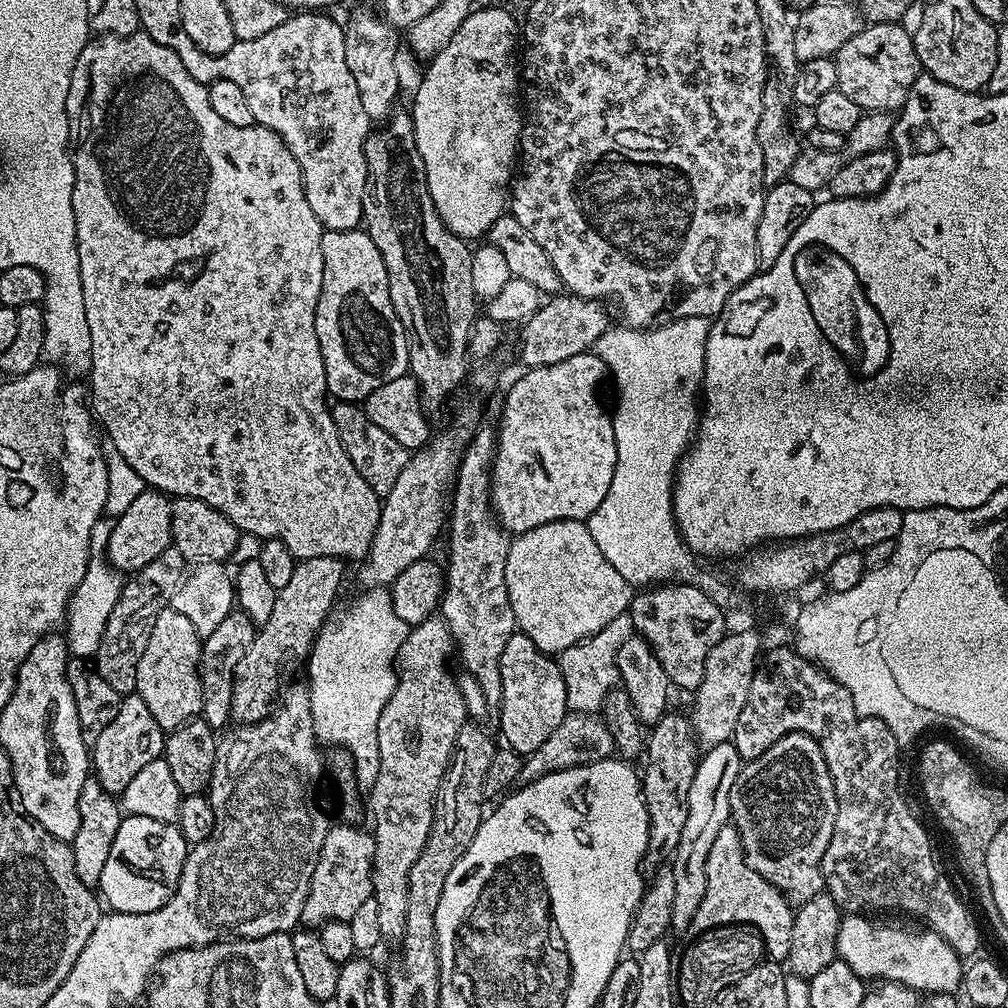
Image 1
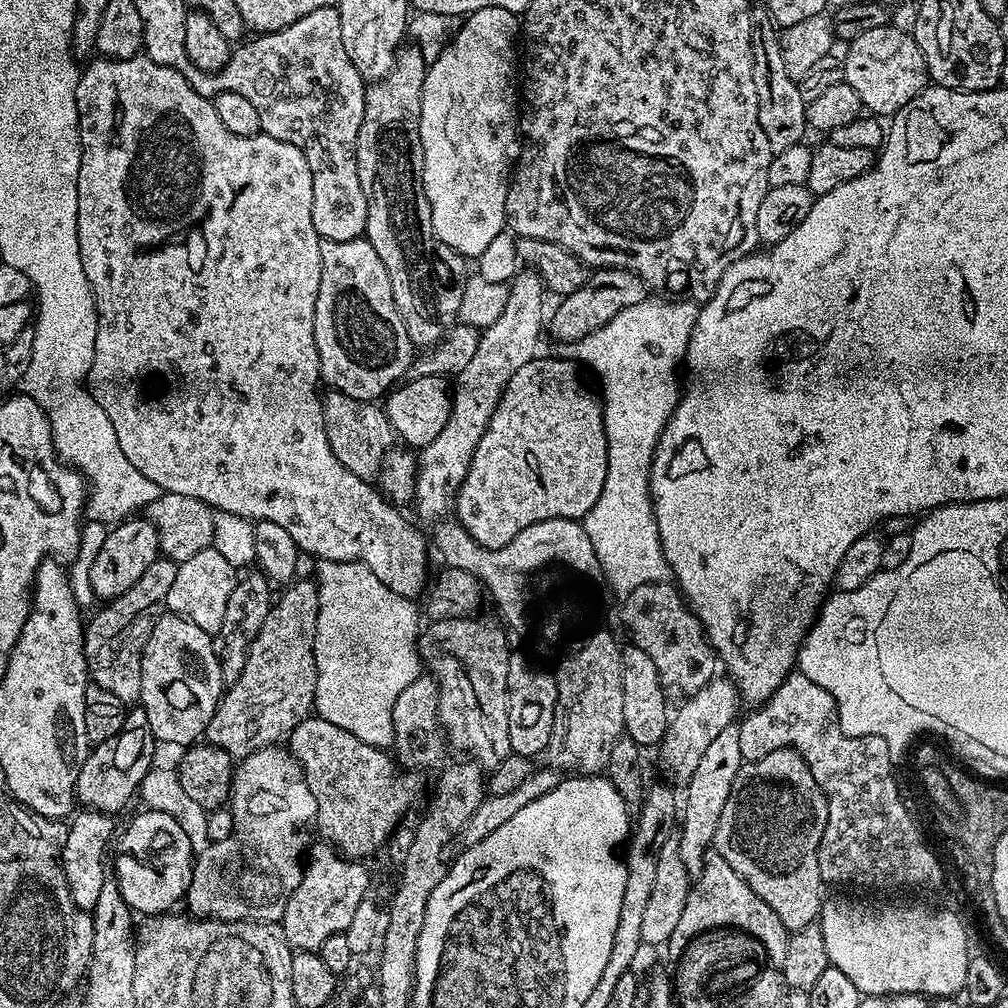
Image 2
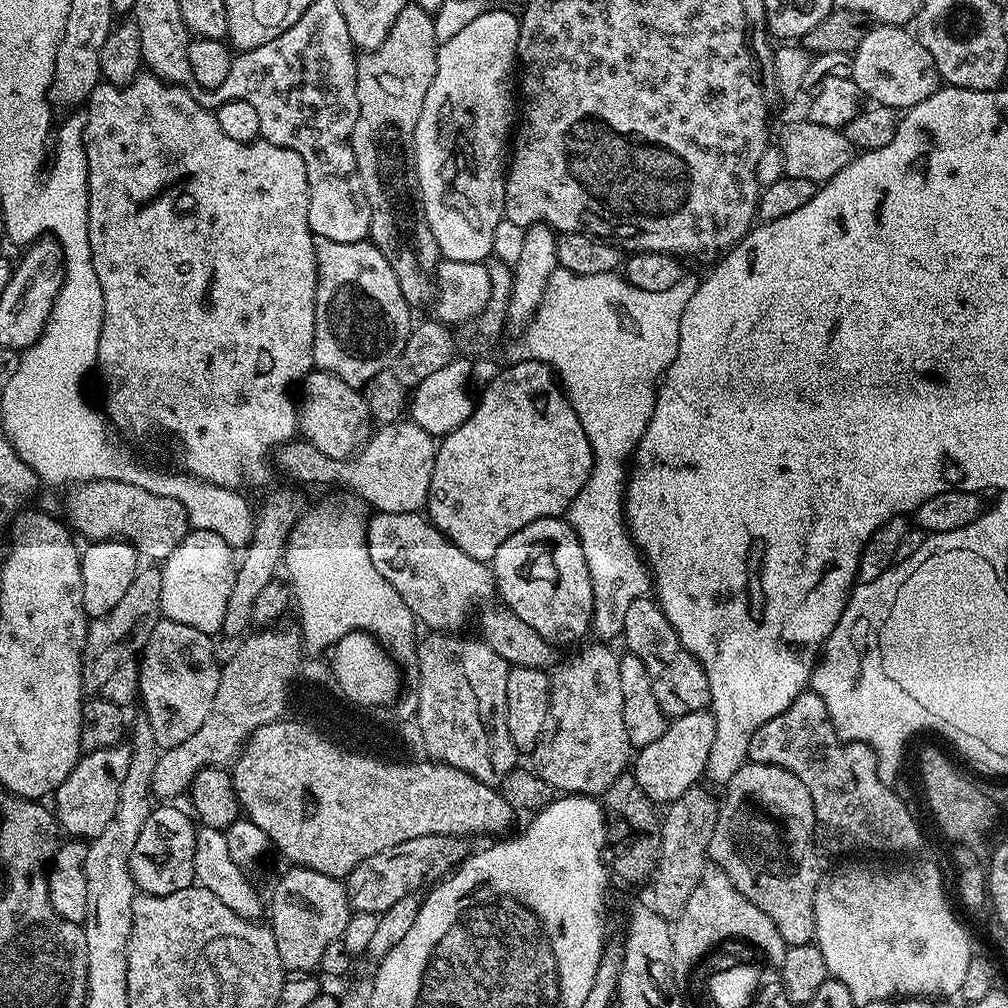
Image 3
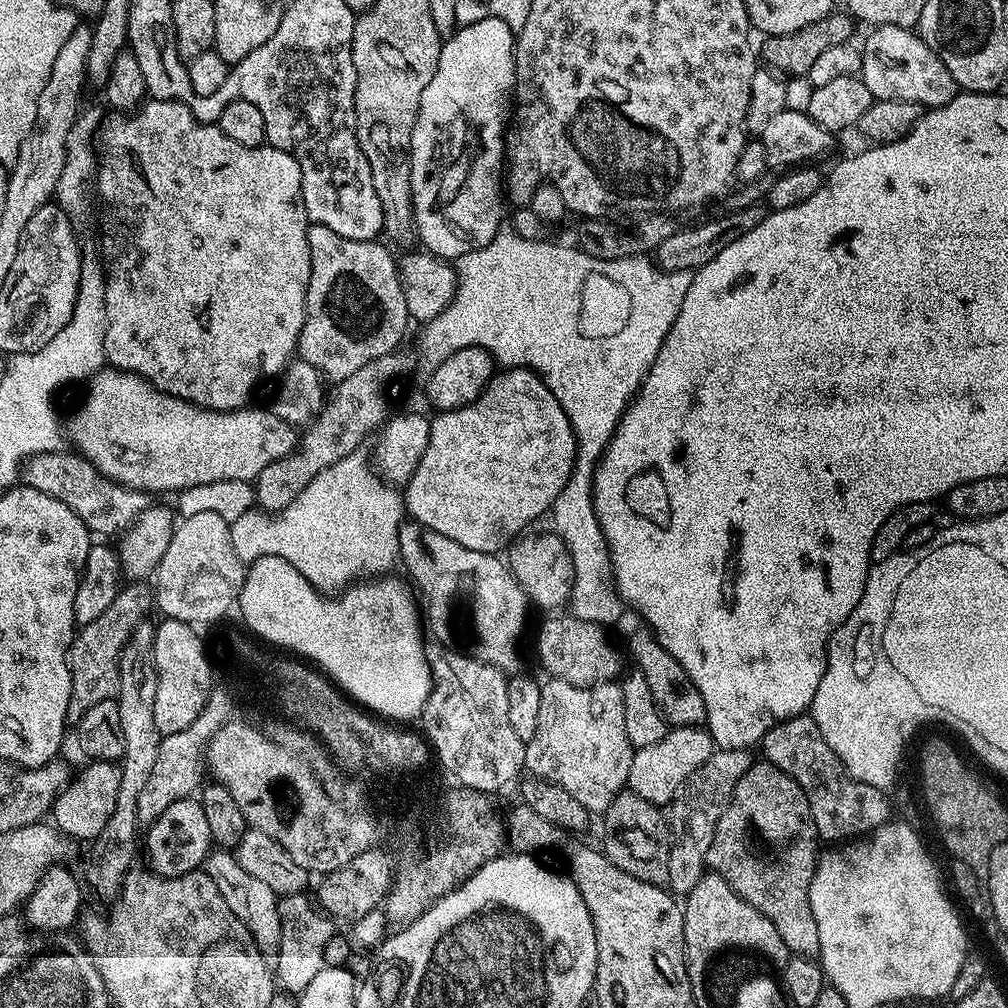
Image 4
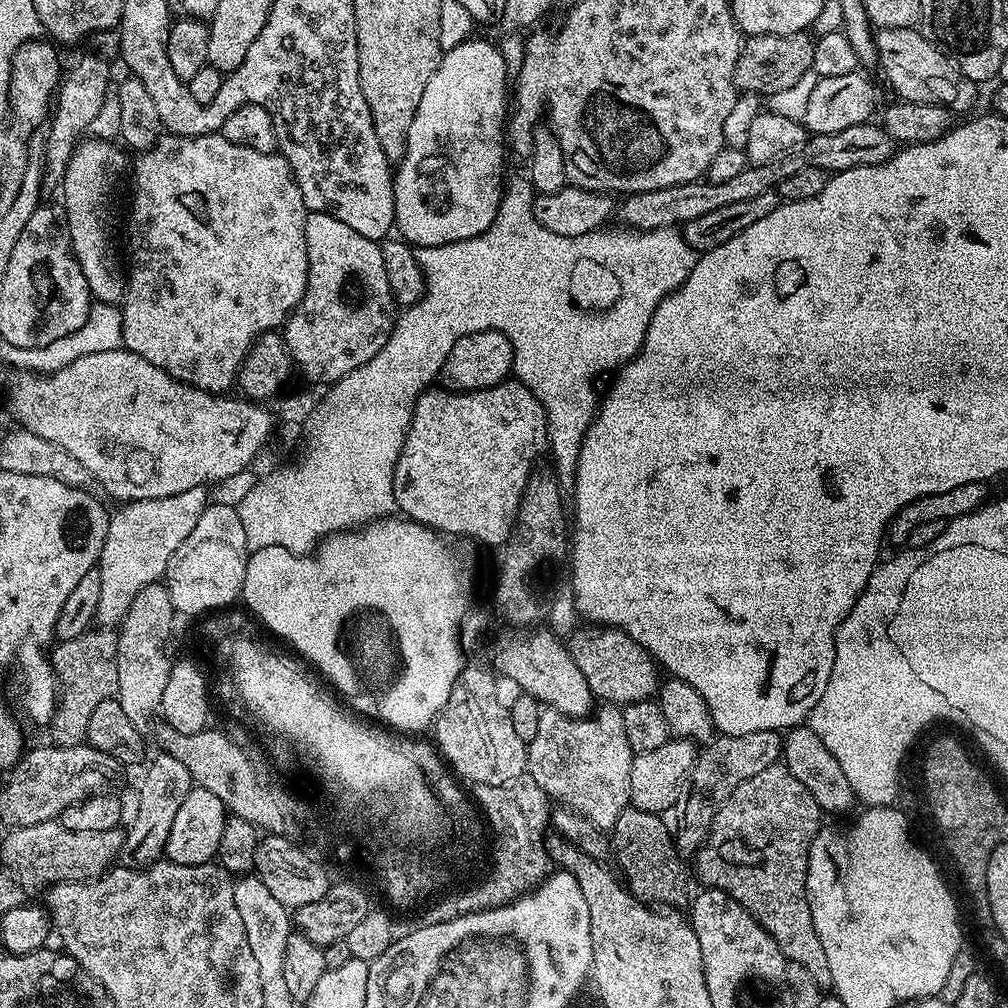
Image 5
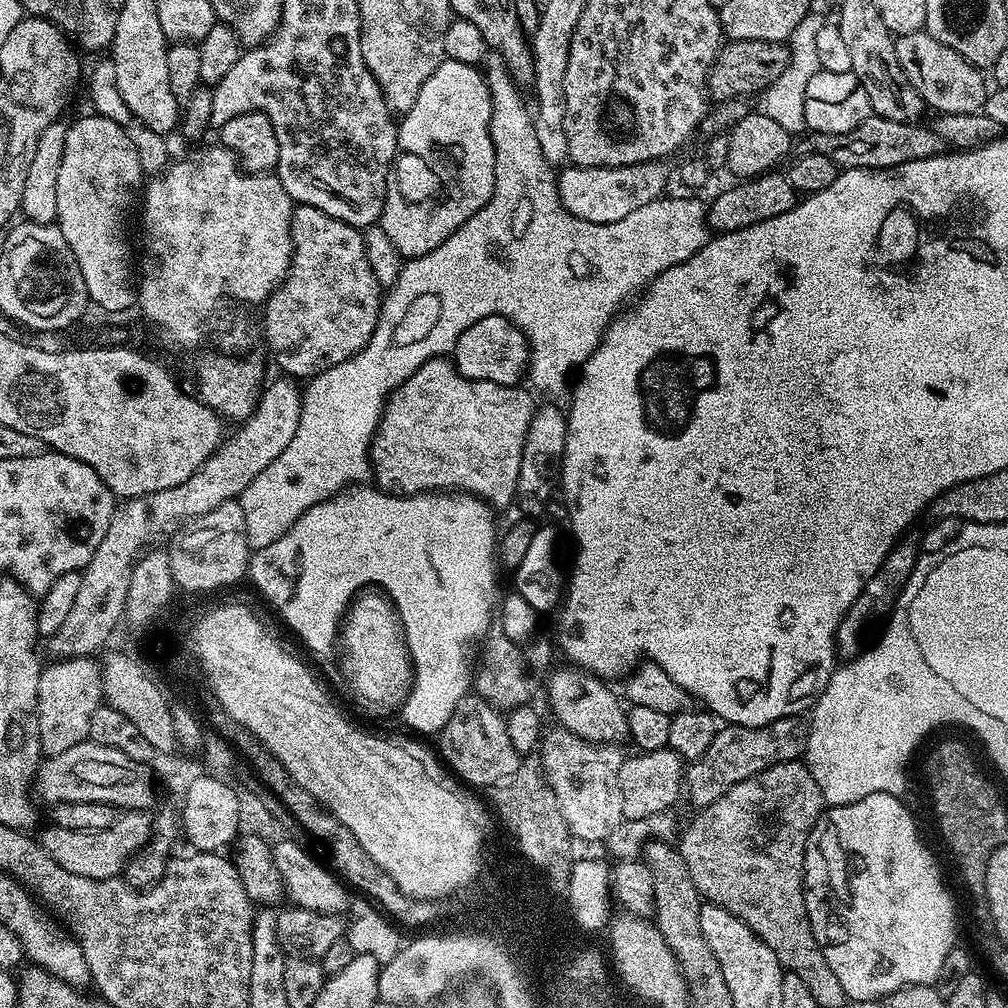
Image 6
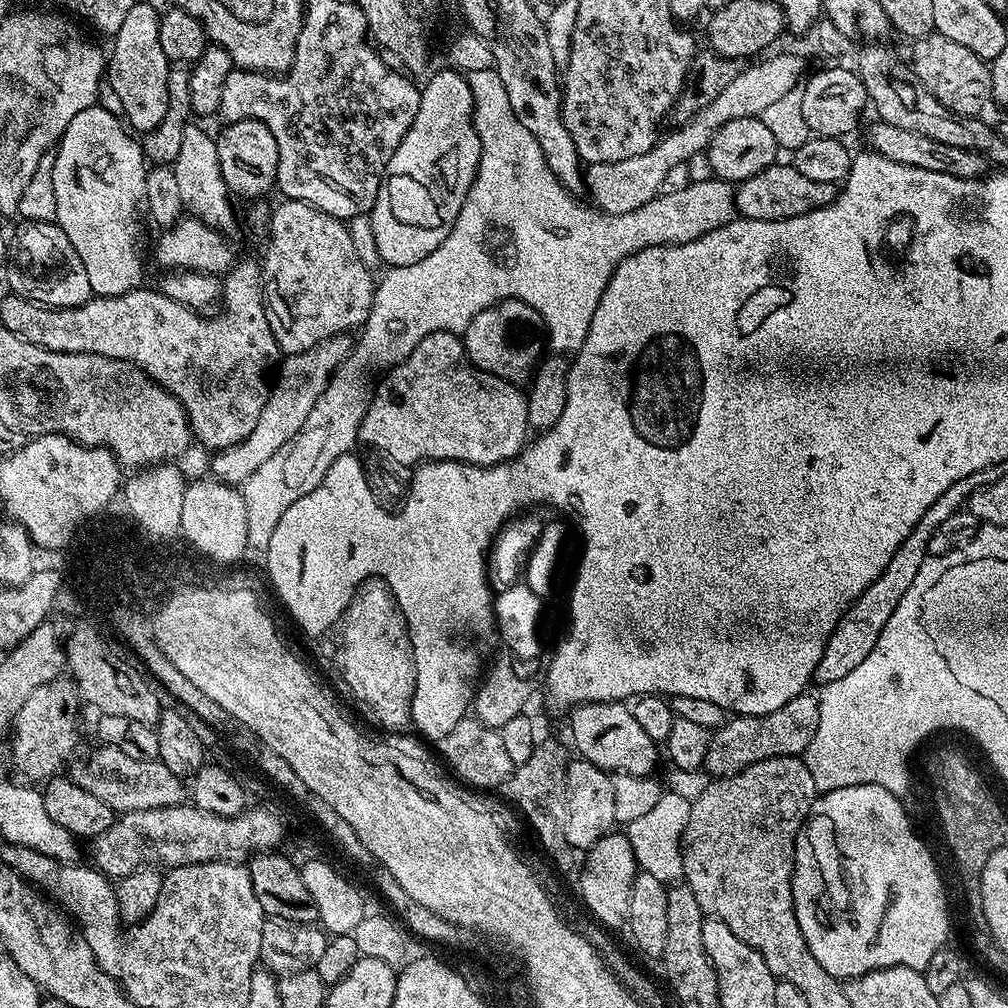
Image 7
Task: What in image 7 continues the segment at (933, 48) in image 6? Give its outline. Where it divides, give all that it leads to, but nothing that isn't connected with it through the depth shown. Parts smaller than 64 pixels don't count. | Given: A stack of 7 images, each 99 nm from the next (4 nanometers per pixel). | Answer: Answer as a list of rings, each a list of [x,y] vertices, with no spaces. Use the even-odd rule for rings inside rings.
[[[935,30],[915,41],[911,47],[910,71],[913,77],[923,88],[930,90],[942,106],[954,110],[959,116],[979,117],[983,113],[980,111],[993,103],[992,69],[986,61],[978,58],[978,54]]]

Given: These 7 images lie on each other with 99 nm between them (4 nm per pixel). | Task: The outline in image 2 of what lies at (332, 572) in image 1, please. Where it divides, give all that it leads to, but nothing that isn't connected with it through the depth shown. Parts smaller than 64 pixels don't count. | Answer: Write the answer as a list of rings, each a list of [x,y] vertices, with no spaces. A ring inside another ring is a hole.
[[[296,578],[291,581],[283,590],[284,593],[275,597],[272,609],[266,614],[266,622],[262,622],[262,626],[258,630],[258,634],[254,638],[254,642],[250,646],[250,650],[246,654],[246,666],[242,666],[242,674],[238,674],[238,678],[231,681],[227,685],[226,691],[220,698],[220,705],[214,710],[214,718],[210,718],[210,726],[206,733],[207,743],[218,746],[222,750],[226,750],[237,761],[246,759],[250,754],[254,754],[263,748],[273,747],[277,742],[283,741],[301,722],[308,719],[313,711],[316,703],[316,659],[314,658],[314,638],[316,637],[316,627],[318,626],[318,590],[316,589],[315,579],[301,580]]]

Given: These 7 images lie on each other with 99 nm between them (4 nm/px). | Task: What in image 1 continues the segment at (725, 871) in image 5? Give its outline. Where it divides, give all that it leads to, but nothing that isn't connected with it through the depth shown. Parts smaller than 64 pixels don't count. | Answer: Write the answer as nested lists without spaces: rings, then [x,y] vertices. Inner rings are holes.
[[[801,732],[777,736],[774,746],[770,746],[770,750],[766,750],[758,758],[747,761],[741,767],[738,778],[730,790],[730,806],[732,807],[730,822],[738,830],[746,862],[754,871],[762,874],[762,878],[766,878],[766,882],[773,884],[789,902],[796,906],[805,904],[810,898],[817,896],[819,892],[825,891],[824,875],[820,869],[820,863],[822,862],[822,854],[826,854],[826,846],[830,846],[830,834],[834,834],[834,818],[838,814],[838,802],[834,794],[834,782],[830,778],[830,770],[826,770],[826,760],[822,758],[822,750],[814,738],[810,738]]]

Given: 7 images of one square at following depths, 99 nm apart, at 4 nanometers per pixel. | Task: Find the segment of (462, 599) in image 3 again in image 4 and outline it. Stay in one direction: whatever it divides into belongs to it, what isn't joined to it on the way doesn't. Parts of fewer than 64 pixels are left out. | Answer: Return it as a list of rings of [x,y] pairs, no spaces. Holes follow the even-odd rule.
[[[405,522],[400,526],[398,560],[401,565],[404,563],[409,576],[407,579],[418,593],[427,631],[428,628],[432,631],[431,639],[455,648],[457,652],[464,652],[475,660],[486,662],[505,674],[516,674],[521,671],[520,656],[516,653],[516,639],[524,628],[530,601],[524,595],[523,588],[517,583],[509,565],[500,559],[499,555],[490,552],[466,550],[466,546],[458,546],[454,538],[446,538],[446,534],[438,534],[415,522]]]

